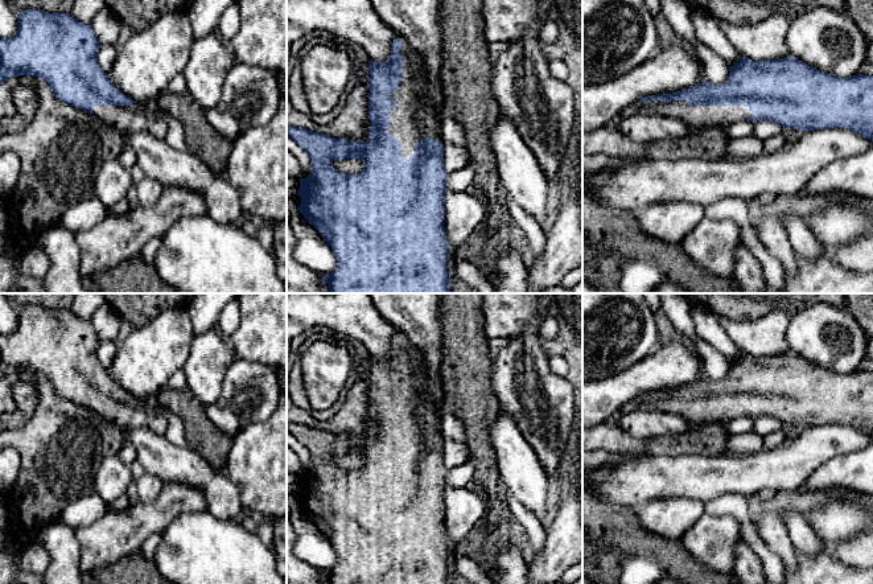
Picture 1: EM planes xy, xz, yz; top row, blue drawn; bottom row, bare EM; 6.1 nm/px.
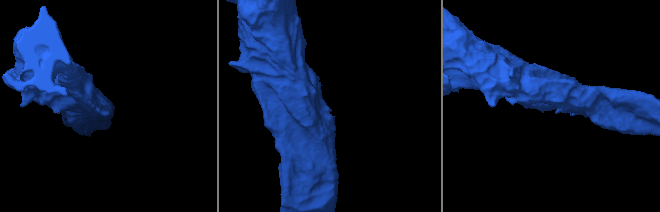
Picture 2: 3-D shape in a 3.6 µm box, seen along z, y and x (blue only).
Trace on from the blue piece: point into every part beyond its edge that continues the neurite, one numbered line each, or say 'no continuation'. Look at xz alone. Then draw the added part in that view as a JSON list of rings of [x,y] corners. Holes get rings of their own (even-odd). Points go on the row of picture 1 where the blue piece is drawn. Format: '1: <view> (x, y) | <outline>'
1: xz (410, 120) | [[[400,36],[400,53],[403,55],[403,77],[391,99],[396,107],[391,110],[391,123],[388,132],[392,132],[402,141],[402,157],[409,161],[411,153],[417,153],[415,144],[421,137],[436,139],[438,144],[445,144],[440,128],[442,118],[423,104],[423,94],[427,86],[424,66],[420,57]]]

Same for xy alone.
1: xy (127, 119) | [[[139,102],[129,106],[95,106],[94,115],[123,135],[149,131],[162,139],[166,132],[165,122]]]

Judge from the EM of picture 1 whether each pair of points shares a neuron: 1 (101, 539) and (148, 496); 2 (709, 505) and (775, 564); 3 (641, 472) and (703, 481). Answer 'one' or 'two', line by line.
1: two
2: one
3: one

